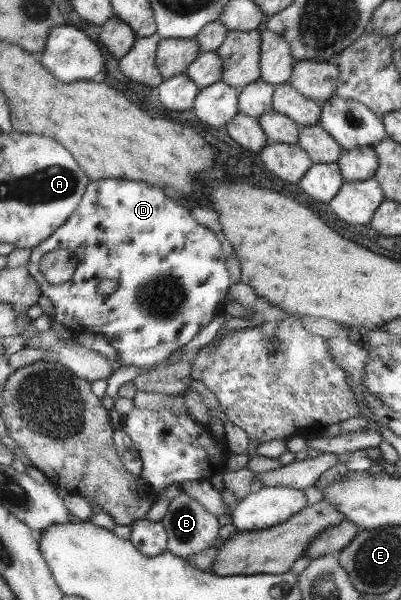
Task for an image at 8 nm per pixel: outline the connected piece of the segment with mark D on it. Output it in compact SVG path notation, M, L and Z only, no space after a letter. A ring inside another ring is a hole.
M109 178L107 180L95 180L89 182L83 192L83 197L79 200L79 205L75 211L53 234L50 238L43 240L37 247L31 249L30 258L26 264L29 276L38 284L40 294L47 296L51 306L53 307L53 321L60 324L61 327L69 329L73 333L92 332L94 335L103 337L116 351L117 360L123 366L140 366L144 370L150 369L153 364L160 364L169 357L169 355L177 348L181 348L192 339L195 334L207 326L215 316L222 314L223 300L230 285L230 274L226 268L226 260L221 254L221 244L215 238L215 234L207 228L200 226L191 216L189 210L181 208L179 204L175 204L173 200L169 200L159 188L149 185L143 181L135 180L117 180ZM52 250L66 250L73 252L73 256L77 259L76 268L73 276L64 283L58 285L50 285L45 281L37 269L39 259ZM103 280L115 280L116 289L111 294L97 294L97 285Z

